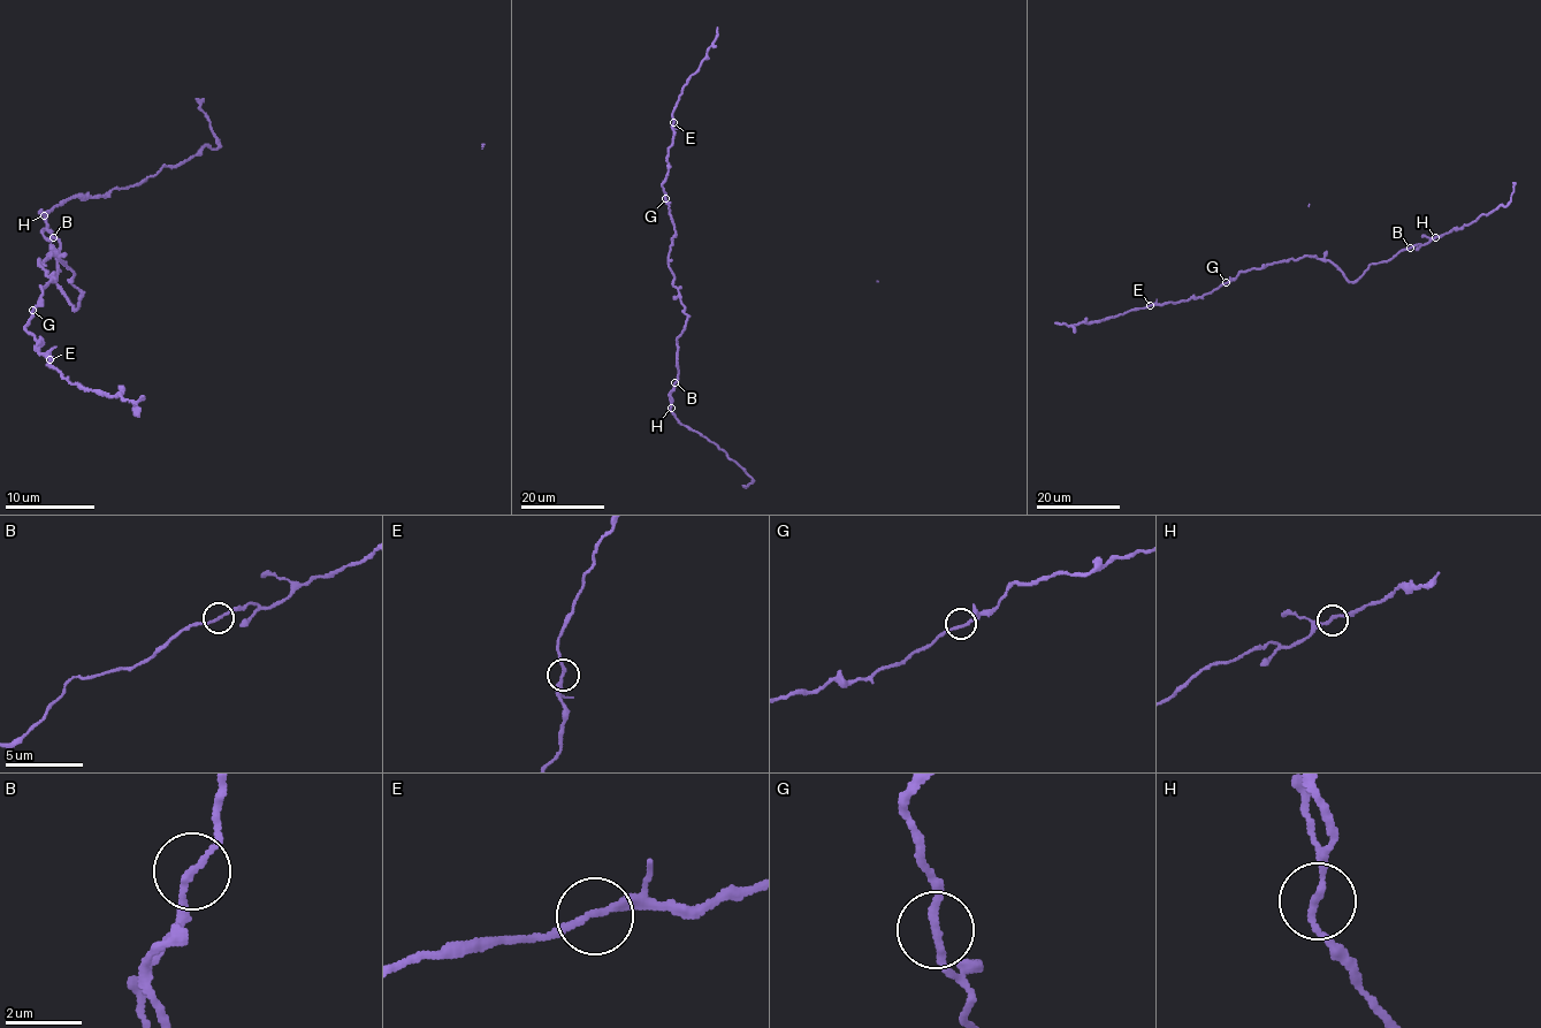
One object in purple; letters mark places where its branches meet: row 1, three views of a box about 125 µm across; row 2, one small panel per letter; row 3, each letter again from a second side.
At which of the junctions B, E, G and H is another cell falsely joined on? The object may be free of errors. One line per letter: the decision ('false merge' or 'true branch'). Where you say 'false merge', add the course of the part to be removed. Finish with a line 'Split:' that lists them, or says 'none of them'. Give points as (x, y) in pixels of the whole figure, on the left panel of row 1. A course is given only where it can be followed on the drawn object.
B: true branch
E: true branch
G: true branch
H: true branch
Split: none of them

